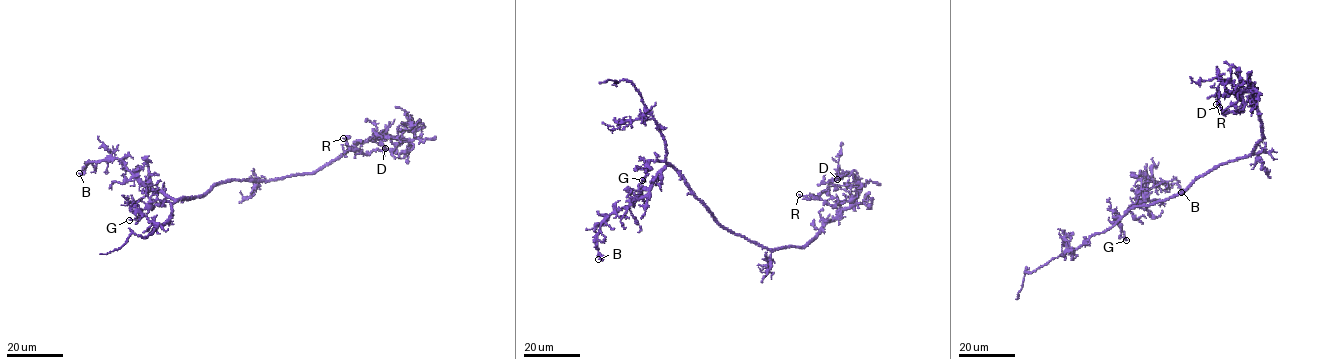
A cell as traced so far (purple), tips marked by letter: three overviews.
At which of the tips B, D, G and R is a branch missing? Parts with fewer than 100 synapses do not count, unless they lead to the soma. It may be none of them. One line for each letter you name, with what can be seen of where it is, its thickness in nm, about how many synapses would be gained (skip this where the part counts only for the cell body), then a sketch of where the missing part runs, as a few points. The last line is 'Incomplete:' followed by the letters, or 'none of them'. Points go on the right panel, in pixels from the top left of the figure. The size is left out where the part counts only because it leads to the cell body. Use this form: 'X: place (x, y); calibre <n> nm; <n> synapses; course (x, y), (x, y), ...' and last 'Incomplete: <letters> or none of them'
Incomplete: none of them

